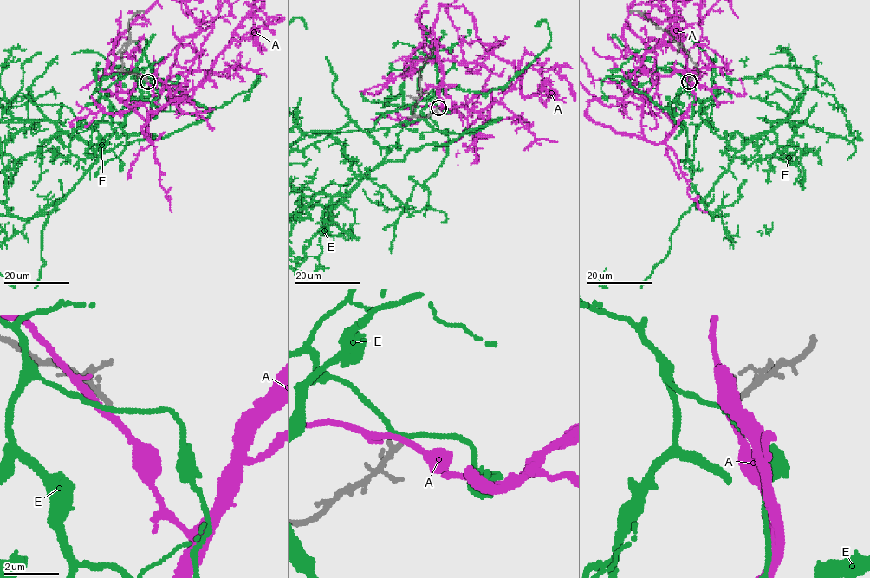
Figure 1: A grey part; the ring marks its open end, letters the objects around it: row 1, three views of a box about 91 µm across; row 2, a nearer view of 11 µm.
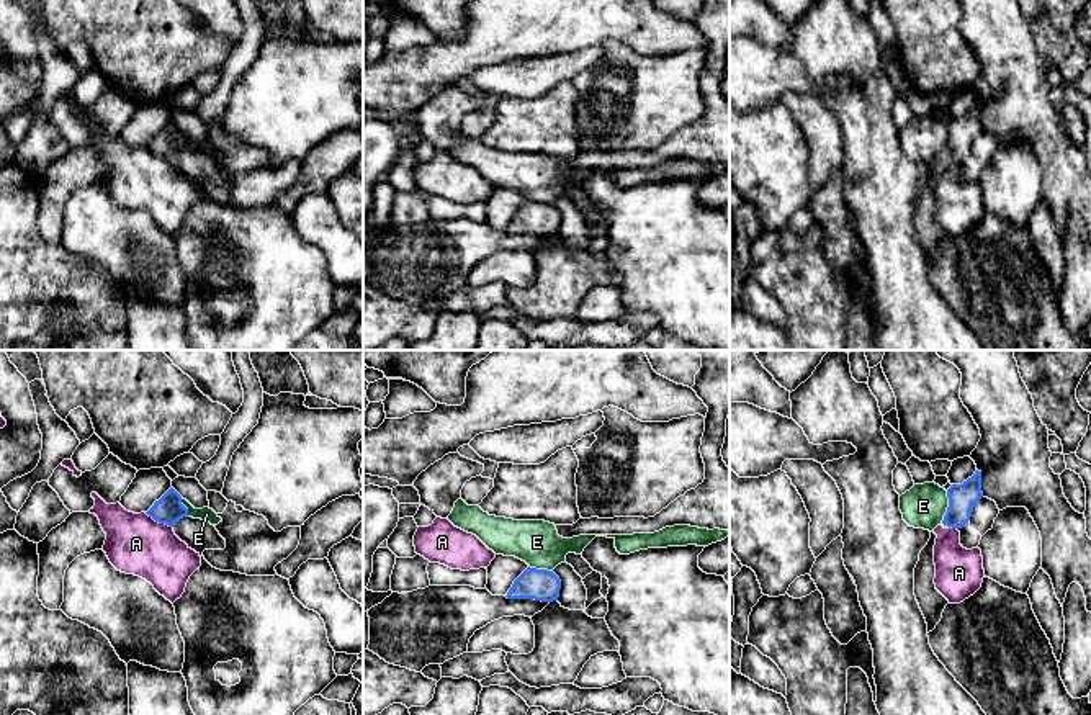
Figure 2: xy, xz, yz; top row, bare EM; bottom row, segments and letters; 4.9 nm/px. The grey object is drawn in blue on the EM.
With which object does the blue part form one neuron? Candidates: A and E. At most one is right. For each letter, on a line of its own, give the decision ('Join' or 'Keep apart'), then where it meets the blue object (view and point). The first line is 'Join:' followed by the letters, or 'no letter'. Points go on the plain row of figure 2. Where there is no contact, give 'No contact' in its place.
Join: no letter
A: Keep apart. Touches blue at xy (159, 156)
E: Keep apart. Touches blue at yz (947, 141)

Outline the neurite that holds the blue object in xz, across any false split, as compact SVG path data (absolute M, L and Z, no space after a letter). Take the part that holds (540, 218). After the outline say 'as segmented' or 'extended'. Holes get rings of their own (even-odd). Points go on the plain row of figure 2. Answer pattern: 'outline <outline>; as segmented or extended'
outline M527 201L512 218L507 232L535 232L541 236L558 234L559 211L548 203Z; as segmented

